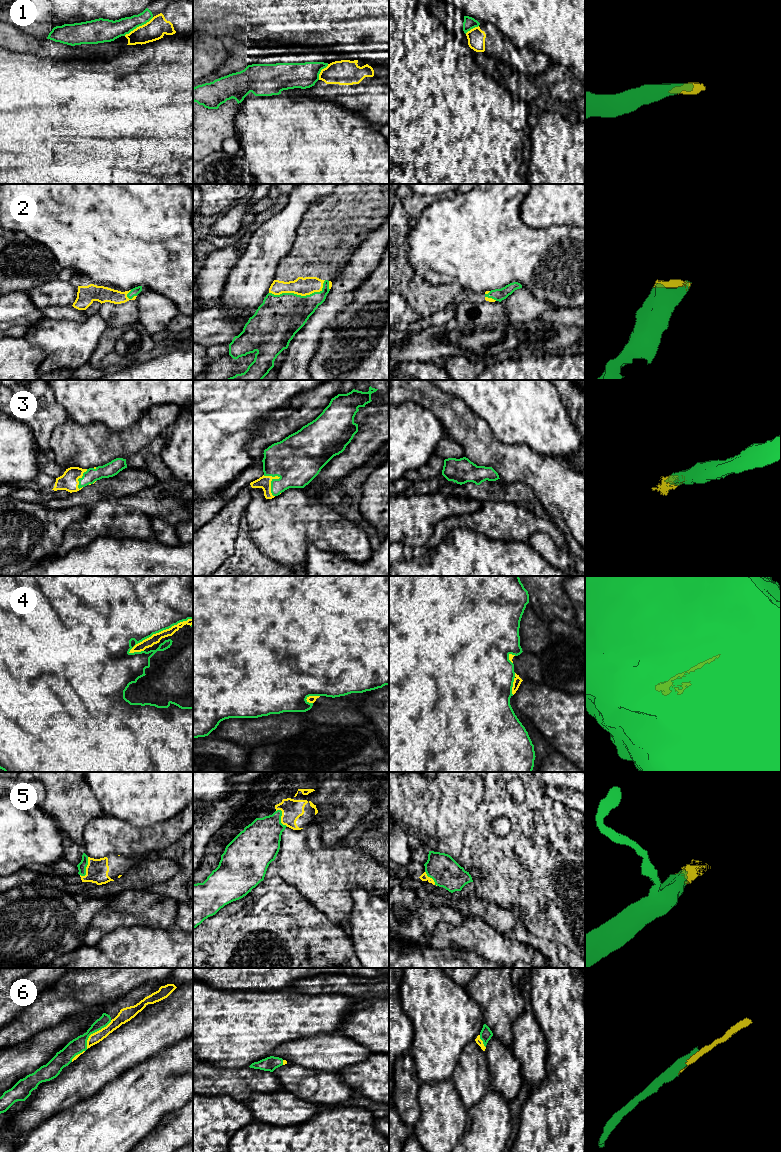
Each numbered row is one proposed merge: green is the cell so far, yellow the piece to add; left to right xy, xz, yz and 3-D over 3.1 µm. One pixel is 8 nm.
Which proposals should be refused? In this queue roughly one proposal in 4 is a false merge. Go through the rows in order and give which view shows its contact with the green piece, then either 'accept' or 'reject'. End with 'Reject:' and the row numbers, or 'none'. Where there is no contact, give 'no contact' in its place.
1: contact in xy; reject
2: contact in xz; accept
3: contact in xz; accept
4: contact in xy; reject
5: contact in xy; accept
6: contact in xy; accept
Reject: 1, 4

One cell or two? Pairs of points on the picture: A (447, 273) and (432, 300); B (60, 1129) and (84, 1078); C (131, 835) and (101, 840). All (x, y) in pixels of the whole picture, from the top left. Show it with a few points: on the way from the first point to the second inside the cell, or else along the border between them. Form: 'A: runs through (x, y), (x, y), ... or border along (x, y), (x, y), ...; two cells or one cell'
A: border along (419, 275), (432, 284), (458, 283), (464, 289); two cells
B: border along (91, 1096), (55, 1113), (49, 1118); two cells
C: runs through (124, 836), (108, 836); one cell

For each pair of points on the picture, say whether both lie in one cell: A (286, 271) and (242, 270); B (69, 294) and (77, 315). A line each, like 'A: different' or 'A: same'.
A: different
B: different

